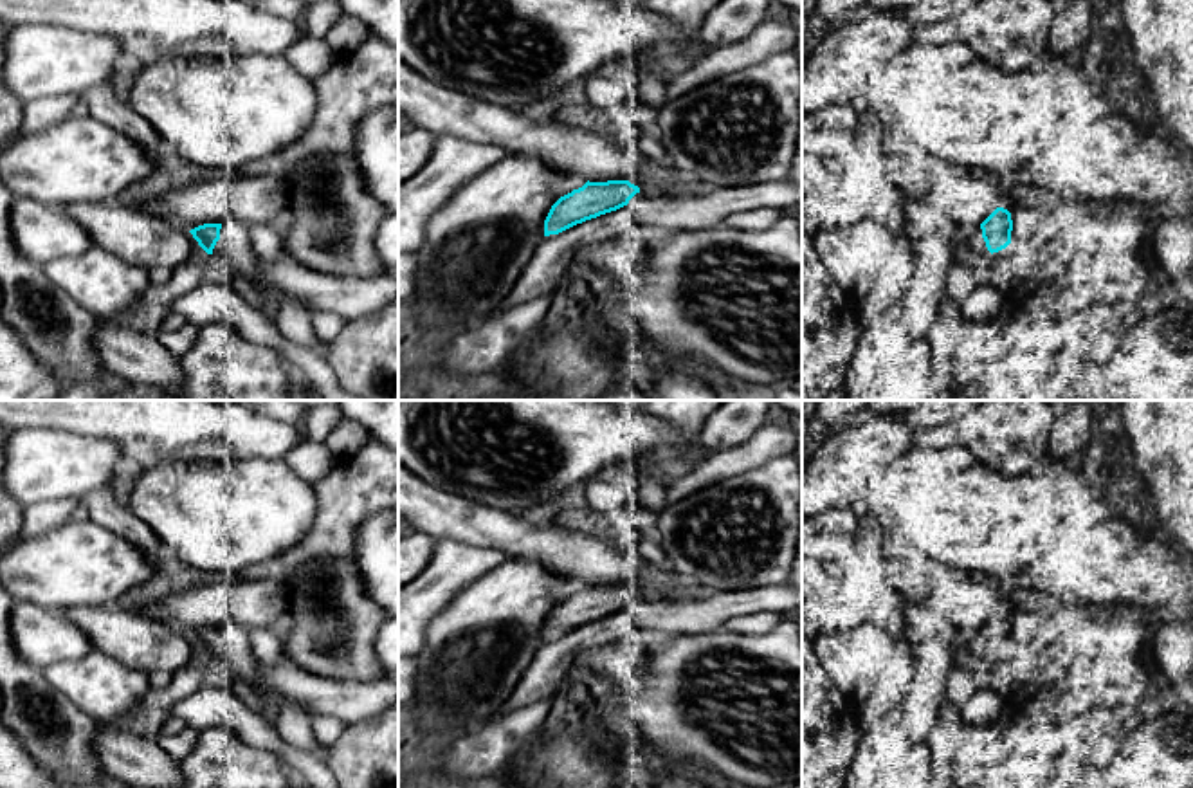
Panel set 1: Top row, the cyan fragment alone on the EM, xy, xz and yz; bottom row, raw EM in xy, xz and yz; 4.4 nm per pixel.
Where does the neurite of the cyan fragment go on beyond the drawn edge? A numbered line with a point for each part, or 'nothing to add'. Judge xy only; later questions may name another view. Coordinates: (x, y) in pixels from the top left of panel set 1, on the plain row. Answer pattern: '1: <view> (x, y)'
1: xy (348, 700)

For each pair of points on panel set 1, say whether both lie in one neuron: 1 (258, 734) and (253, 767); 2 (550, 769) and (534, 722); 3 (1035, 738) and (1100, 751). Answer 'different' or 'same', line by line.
1: different
2: different
3: different

